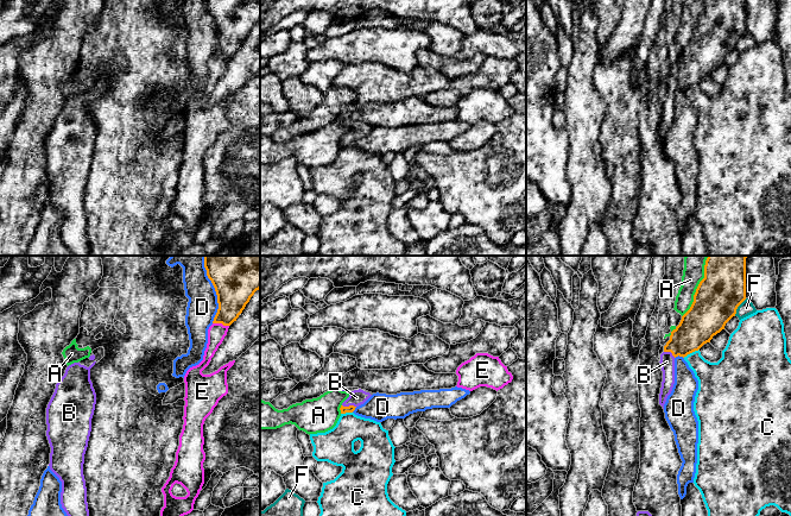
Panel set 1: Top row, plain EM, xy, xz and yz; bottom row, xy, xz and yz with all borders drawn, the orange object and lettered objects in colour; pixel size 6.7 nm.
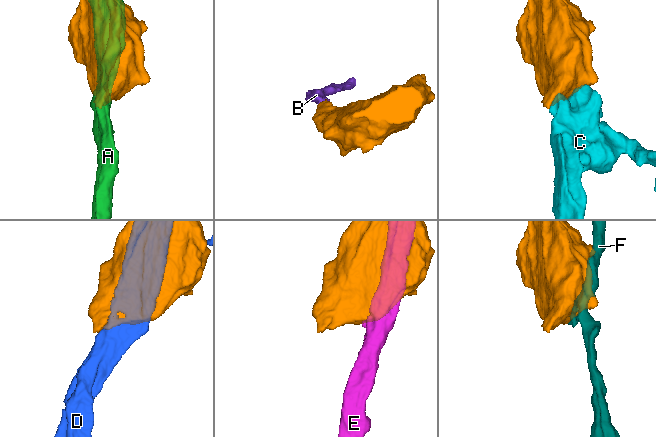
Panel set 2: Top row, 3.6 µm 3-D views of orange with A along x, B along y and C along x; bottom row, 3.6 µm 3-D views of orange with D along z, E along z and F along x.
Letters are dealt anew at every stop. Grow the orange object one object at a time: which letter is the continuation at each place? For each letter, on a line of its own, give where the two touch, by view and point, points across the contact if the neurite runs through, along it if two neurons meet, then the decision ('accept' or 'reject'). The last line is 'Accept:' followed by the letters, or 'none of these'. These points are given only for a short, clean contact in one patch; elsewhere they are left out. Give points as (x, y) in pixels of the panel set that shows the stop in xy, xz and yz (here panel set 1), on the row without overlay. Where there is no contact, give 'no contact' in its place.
A: yz (696, 25) | reject
B: xz (349, 139) | across xz (343, 143), (349, 139), (356, 131) | accept
C: yz (690, 86) | along yz (698, 82), (683, 90) | reject
D: xy (216, 27) | reject
E: xy (221, 56) | reject
F: yz (738, 39) | reject
Accept: B

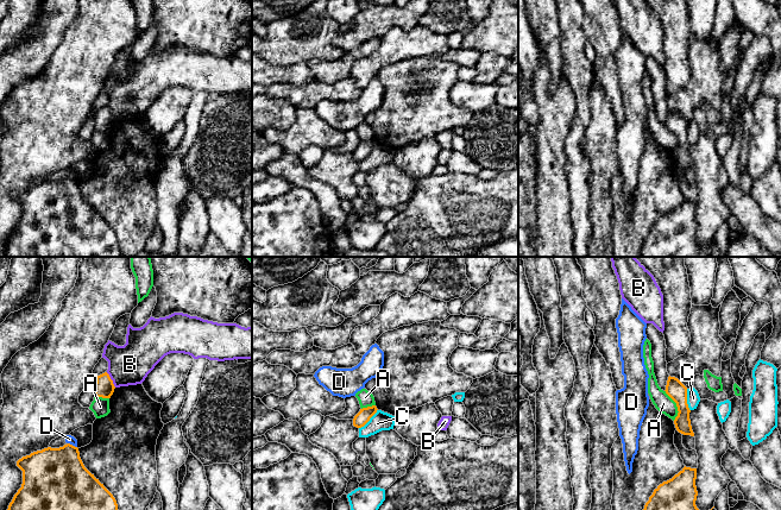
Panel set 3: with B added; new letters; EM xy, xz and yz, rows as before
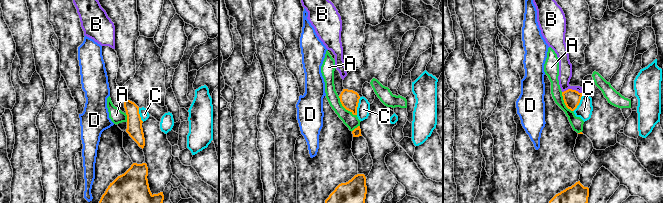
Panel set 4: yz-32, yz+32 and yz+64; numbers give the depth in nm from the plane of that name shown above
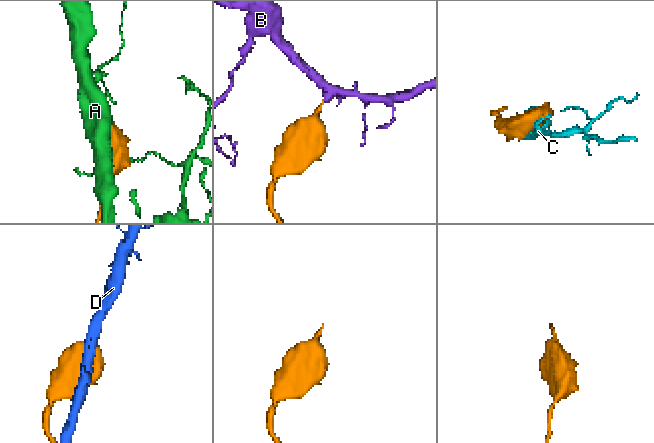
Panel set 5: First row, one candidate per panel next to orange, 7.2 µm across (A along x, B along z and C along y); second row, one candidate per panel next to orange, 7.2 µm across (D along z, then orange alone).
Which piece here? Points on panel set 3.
A: yz (676, 139) | along yz (665, 124), (676, 140), (678, 149), (674, 153) | reject
B: xy (111, 113) | along xy (106, 106), (115, 120) | reject
C: yz (686, 133) | reject
D: xy (71, 178) | reject
Accept: none of these

